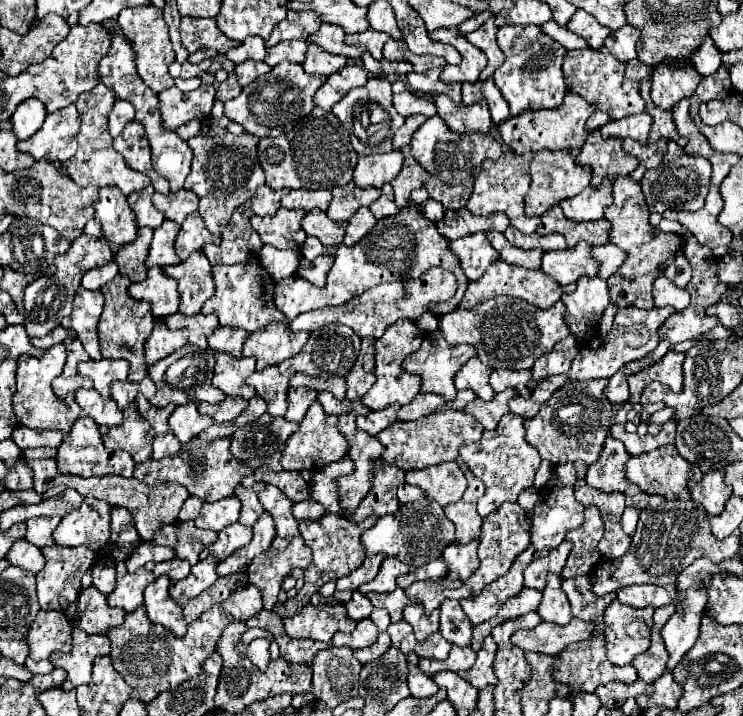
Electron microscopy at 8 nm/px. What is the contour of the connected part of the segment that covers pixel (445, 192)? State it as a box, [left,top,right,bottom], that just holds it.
[410,116,492,210]

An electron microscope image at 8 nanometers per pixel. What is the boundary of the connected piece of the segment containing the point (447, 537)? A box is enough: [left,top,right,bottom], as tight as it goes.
[362,498,454,566]

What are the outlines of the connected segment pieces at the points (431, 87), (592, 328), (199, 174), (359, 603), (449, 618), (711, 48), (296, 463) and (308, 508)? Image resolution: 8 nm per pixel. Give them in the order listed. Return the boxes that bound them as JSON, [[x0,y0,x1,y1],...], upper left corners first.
[[406,68,462,104],[562,276,610,344],[184,116,264,236],[346,592,372,620],[440,600,472,648],[688,36,723,76],[282,402,346,472],[292,498,326,522]]

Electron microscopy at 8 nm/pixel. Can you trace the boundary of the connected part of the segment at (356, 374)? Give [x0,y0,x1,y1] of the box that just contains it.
[346,338,376,400]

